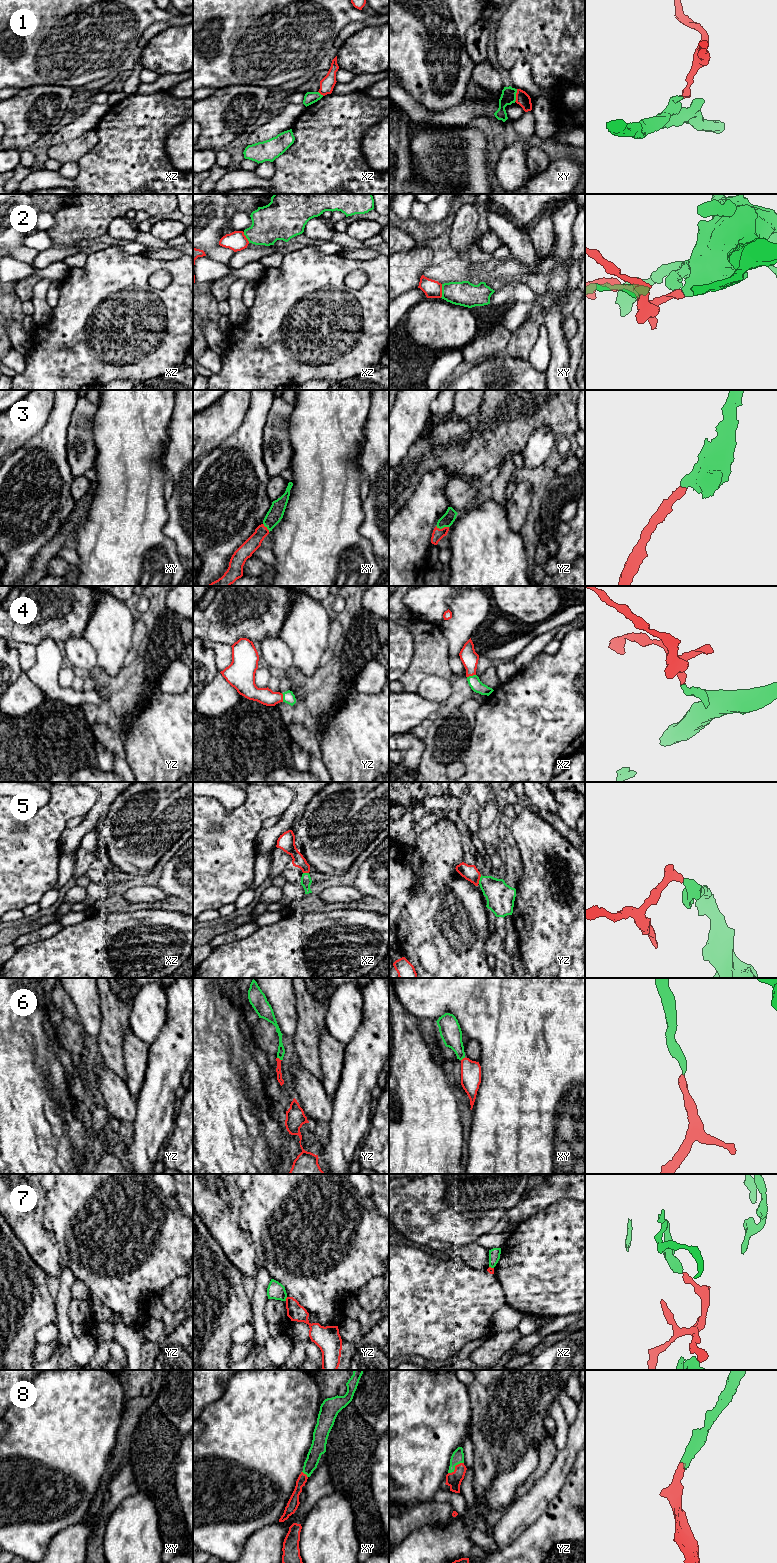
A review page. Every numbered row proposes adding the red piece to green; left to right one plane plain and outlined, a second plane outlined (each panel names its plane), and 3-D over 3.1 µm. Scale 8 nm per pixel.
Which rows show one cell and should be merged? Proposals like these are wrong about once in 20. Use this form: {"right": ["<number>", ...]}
{"right": ["3", "4", "5", "6", "8"]}

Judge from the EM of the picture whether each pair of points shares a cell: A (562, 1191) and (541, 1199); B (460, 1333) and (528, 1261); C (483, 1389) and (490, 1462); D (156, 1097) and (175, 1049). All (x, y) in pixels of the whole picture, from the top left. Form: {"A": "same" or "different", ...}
{"A": "same", "B": "different", "C": "same", "D": "same"}

